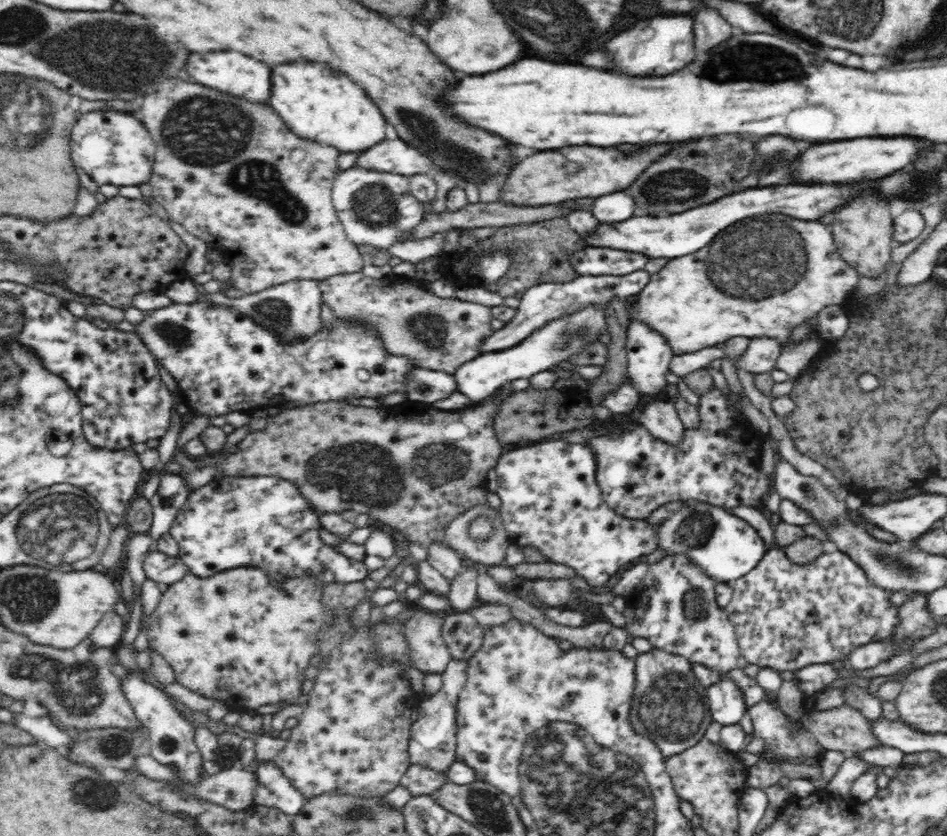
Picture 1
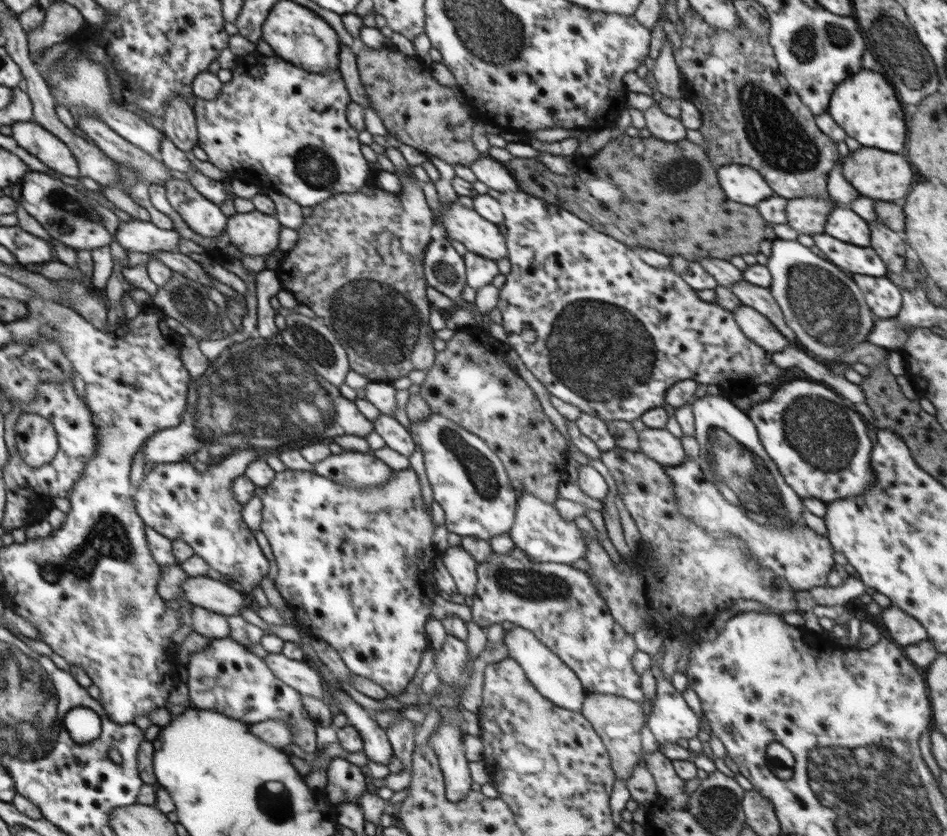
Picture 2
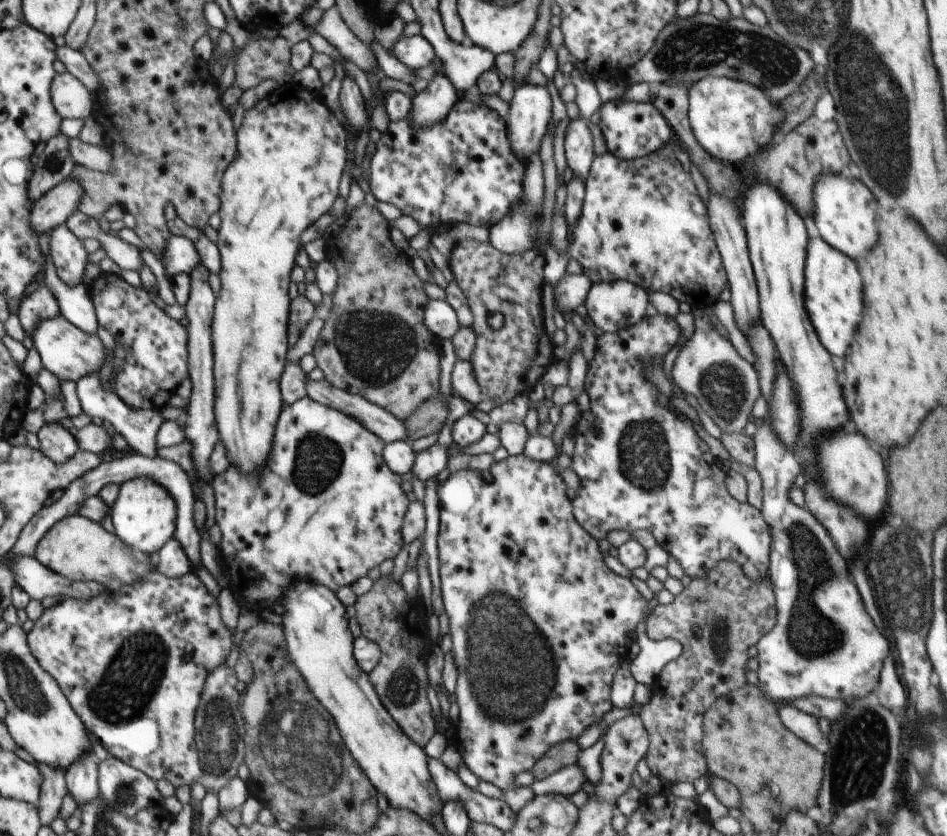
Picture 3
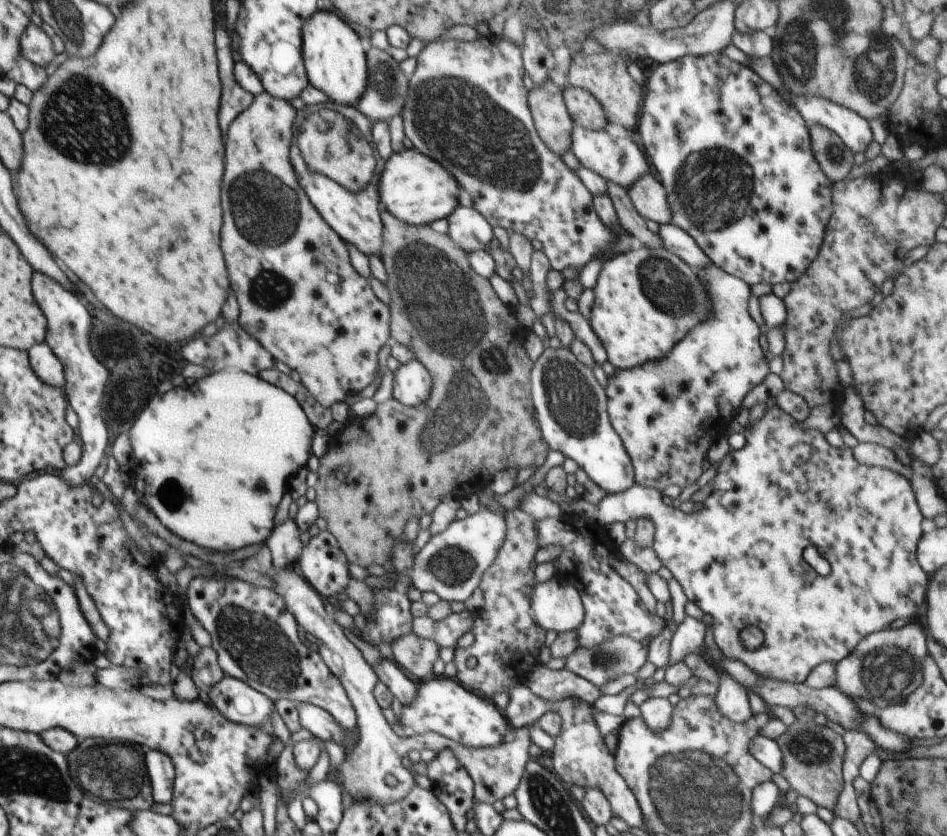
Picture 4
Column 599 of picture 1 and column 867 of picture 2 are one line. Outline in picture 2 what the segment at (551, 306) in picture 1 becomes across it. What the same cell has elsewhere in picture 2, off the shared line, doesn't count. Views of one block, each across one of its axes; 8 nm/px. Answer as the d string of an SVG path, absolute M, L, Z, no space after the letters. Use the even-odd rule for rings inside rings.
M853 274L853 279L862 291L866 304L876 319L890 319L900 312L901 290L886 276L873 277Z

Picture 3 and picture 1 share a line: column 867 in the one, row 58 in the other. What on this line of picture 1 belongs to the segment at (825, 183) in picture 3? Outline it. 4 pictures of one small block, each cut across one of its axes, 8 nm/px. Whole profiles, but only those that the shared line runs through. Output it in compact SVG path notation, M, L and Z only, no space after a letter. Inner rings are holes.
M192 52L186 62L186 70L194 83L200 82L234 96L244 96L255 104L270 105L272 80L270 80L270 68L264 62L258 62L238 52L210 52L210 54Z

